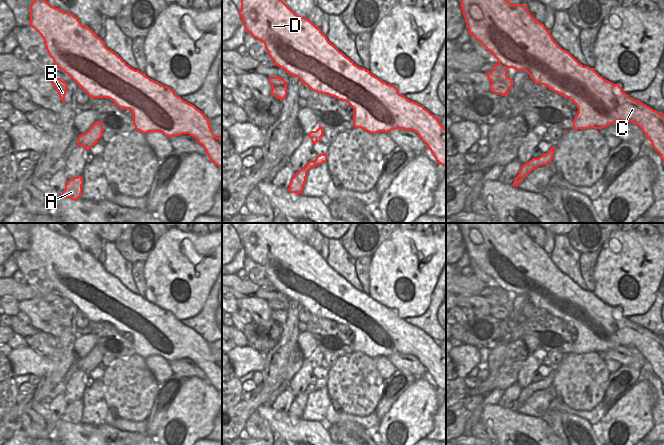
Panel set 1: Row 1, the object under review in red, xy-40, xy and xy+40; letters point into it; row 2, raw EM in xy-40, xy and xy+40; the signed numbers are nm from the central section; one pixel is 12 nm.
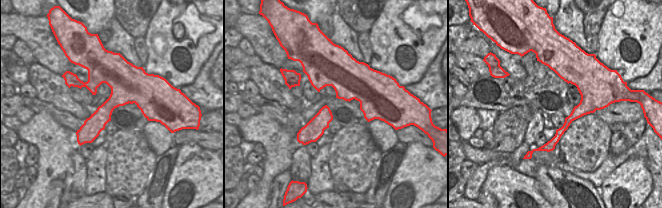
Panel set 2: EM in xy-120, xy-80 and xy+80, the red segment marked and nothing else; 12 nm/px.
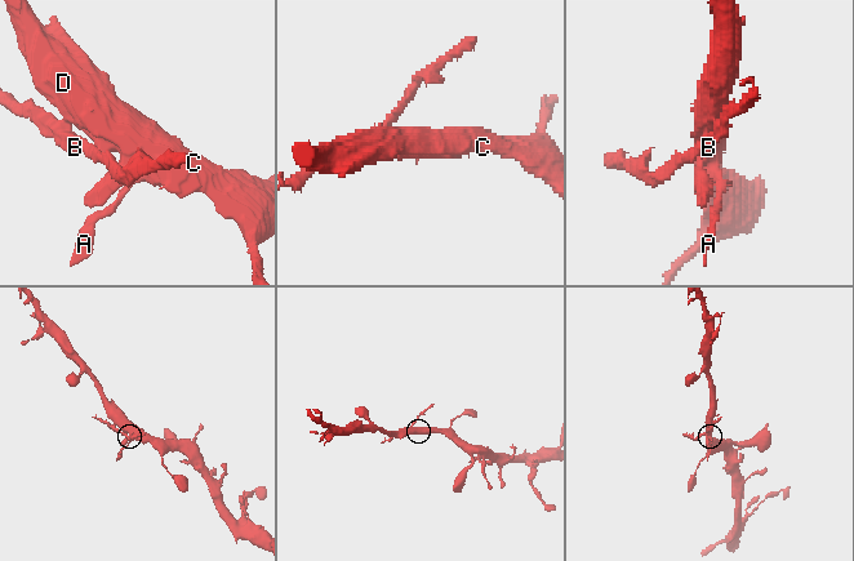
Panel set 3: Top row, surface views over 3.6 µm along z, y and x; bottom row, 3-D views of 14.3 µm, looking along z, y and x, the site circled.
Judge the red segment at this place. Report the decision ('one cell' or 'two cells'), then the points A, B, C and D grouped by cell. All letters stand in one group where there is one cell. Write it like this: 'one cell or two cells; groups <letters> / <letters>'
two cells; groups A C D / B

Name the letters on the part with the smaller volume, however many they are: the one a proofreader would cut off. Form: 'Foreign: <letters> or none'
Foreign: B

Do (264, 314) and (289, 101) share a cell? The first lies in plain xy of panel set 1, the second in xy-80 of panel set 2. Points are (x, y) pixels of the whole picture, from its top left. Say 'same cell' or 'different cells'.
same cell

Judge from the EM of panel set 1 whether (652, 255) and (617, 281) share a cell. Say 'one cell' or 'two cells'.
one cell

